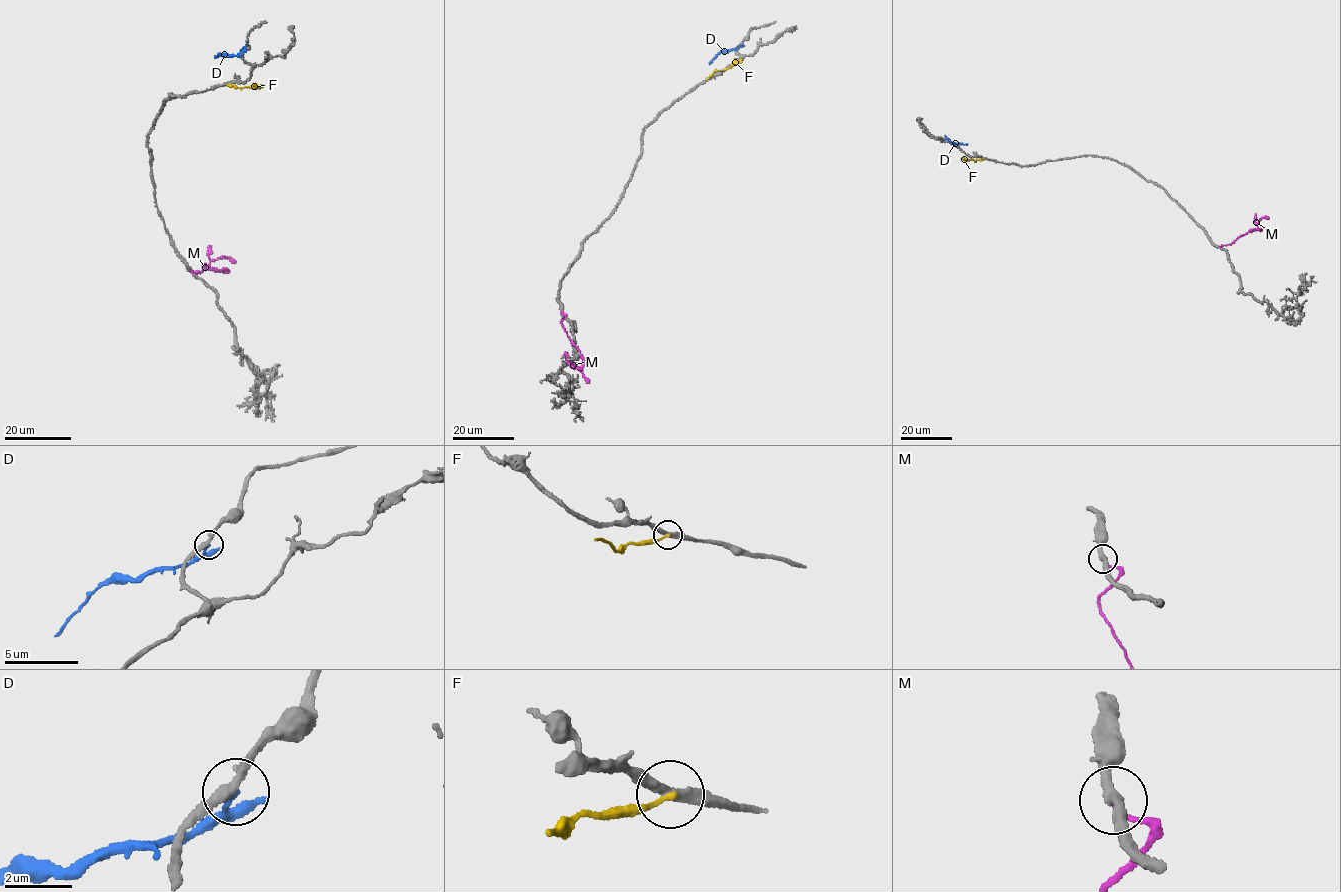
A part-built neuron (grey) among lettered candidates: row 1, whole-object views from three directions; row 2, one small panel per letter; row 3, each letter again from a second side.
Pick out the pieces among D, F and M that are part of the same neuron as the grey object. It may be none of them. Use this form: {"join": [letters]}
{"join": []}

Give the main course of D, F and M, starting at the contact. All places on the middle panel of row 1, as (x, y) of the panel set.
D: (741, 44), (719, 52), (709, 63)
F: (707, 79), (717, 70), (729, 68), (742, 60)
M: (562, 312), (565, 316), (561, 324), (583, 359), (581, 368), (574, 368), (569, 363), (589, 382)

